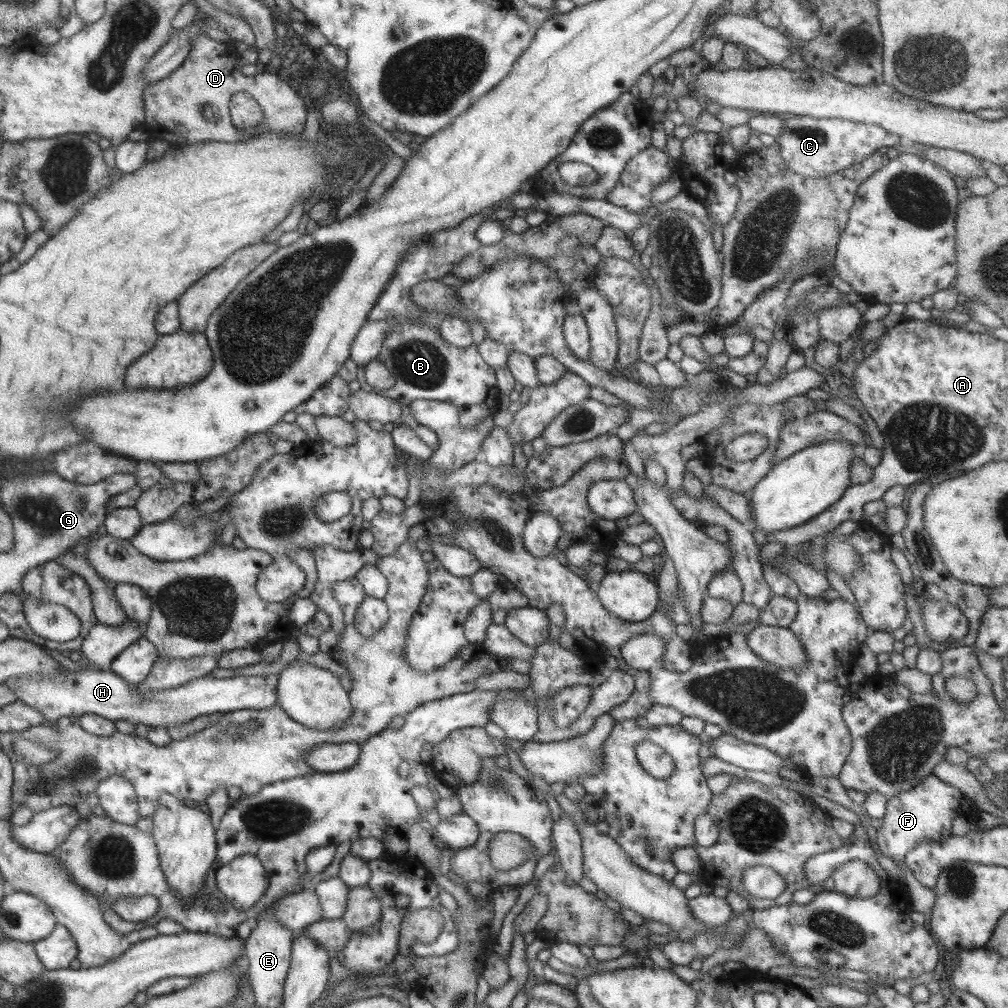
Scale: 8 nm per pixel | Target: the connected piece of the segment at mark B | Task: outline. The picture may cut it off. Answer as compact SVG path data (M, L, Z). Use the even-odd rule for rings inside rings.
M410 320L399 322L391 334L383 340L382 350L377 357L394 374L396 383L392 388L376 390L366 382L365 365L357 367L357 380L366 392L379 392L382 396L397 400L402 404L402 424L416 432L416 435L433 451L439 448L438 436L421 426L411 412L410 403L418 399L452 402L460 410L462 429L474 429L488 414L496 415L500 408L501 392L497 385L497 375L479 354L475 345L467 348L450 347L436 328L422 327Z

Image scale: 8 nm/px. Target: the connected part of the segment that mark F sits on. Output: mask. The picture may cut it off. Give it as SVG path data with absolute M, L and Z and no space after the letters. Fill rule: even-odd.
M933 774L922 780L915 788L896 794L890 798L887 803L886 815L882 818L884 826L881 830L873 833L875 847L880 853L899 862L913 850L920 842L942 842L952 835L952 826L956 815L964 814L964 812L972 812L974 806L970 806L968 802L962 804L962 800L966 797L958 788L939 780Z

